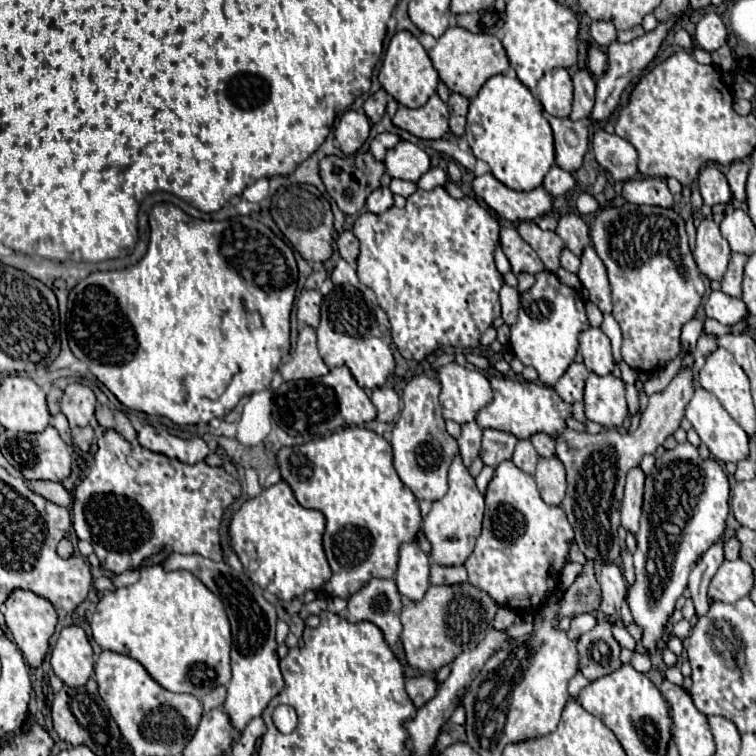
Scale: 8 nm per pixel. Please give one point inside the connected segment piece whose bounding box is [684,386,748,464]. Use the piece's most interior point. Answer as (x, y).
(727, 441)

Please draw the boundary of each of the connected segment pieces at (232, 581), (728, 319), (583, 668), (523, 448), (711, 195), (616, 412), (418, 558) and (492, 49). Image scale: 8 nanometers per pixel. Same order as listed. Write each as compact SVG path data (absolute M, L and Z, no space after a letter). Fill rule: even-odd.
M170 554L162 564L164 570L190 570L212 590L226 608L232 626L232 678L228 684L228 696L224 702L224 712L230 718L234 730L242 732L246 724L264 712L268 702L282 690L282 674L276 654L276 610L262 596L262 588L256 586L248 574L232 570L226 562L214 562L200 554Z
M712 290L712 294L704 302L704 310L708 318L714 318L722 324L736 324L748 314L740 298L732 298L722 290Z
M598 618L596 628L580 636L578 652L580 652L580 672L592 682L622 666L620 644L614 640L610 626L604 618Z
M518 440L516 444L516 450L514 450L514 456L512 456L512 462L524 470L526 474L532 474L536 470L536 462L538 462L538 454L532 446L530 440Z
M706 166L700 170L698 190L704 198L704 204L708 204L708 206L728 204L732 200L732 192L728 188L726 176L716 166Z
M614 374L586 378L584 388L584 414L586 420L600 424L602 428L622 428L628 408L624 398L624 382Z
M404 542L400 546L400 560L396 570L396 586L400 594L410 600L420 600L430 586L428 568L430 568L430 560L418 548L418 544Z
M450 26L438 38L438 44L428 54L434 68L440 74L440 80L444 80L452 92L458 92L466 98L474 98L488 78L496 74L506 74L510 68L506 50L496 36L472 34L470 30L464 30L462 26Z

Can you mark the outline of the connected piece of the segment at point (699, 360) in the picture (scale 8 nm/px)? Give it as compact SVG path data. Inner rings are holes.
M702 332L700 338L698 338L698 346L696 346L696 350L694 350L694 372L698 372L698 370L704 366L706 356L708 356L710 352L714 352L716 348L718 348L716 336Z

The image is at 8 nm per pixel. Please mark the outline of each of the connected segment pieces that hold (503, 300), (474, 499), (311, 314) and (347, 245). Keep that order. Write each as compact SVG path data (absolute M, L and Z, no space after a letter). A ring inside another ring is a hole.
M508 284L500 290L500 304L502 304L502 318L506 326L512 326L516 322L516 314L520 308L520 292Z
M460 454L454 456L448 468L448 492L444 498L432 502L432 510L424 518L424 534L432 544L432 556L436 564L442 566L458 566L464 564L466 558L474 550L474 542L480 536L480 528L484 517L484 495L478 492L474 478L468 474Z
M304 290L302 296L298 298L298 320L316 328L320 324L320 304L322 304L320 290Z
M342 232L336 240L338 244L338 252L340 256L348 262L348 264L356 264L358 258L358 238L352 232Z

